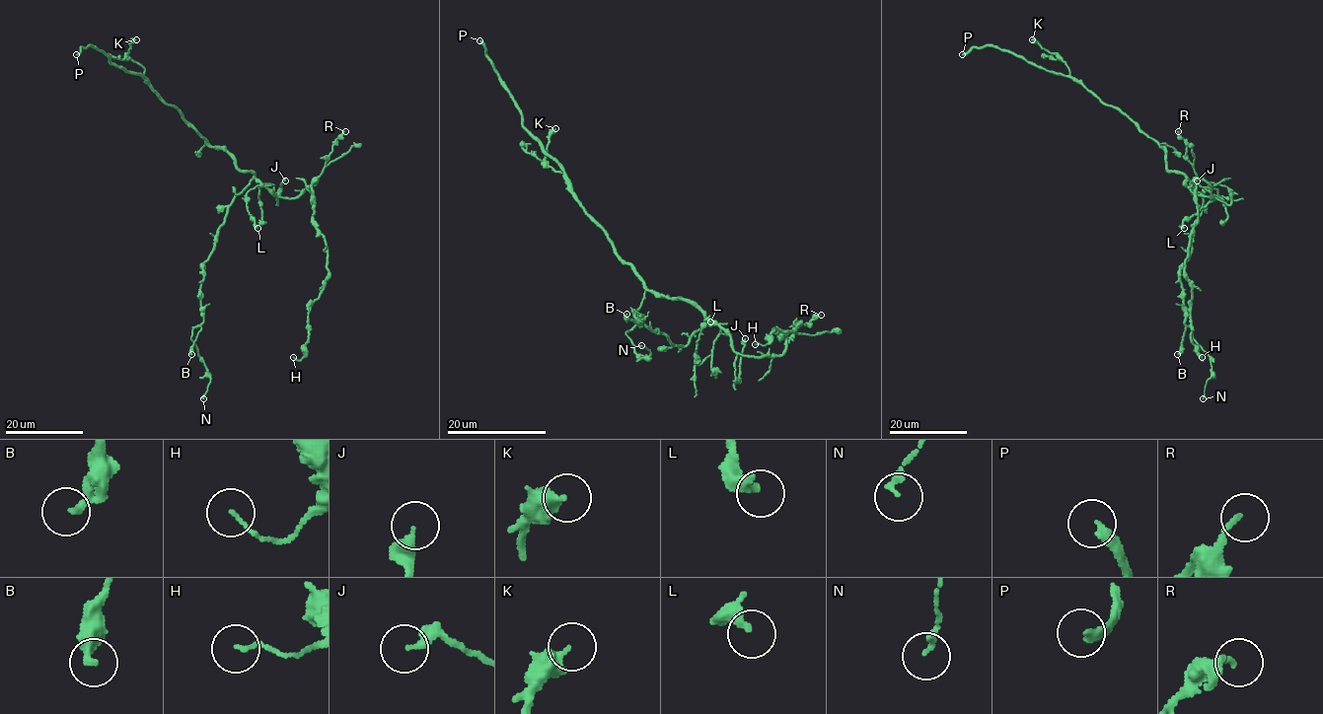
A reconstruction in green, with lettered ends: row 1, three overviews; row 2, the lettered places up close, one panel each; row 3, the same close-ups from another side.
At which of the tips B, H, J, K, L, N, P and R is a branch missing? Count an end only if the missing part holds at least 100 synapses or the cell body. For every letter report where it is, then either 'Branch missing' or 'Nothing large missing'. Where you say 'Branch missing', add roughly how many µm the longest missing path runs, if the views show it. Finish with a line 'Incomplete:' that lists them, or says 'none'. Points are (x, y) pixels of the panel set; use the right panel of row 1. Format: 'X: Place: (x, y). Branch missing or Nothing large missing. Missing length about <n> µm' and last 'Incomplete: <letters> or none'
B: Place: (1177, 354). Nothing large missing
H: Place: (1202, 357). Nothing large missing
J: Place: (1197, 180). Nothing large missing
K: Place: (1032, 39). Nothing large missing
L: Place: (1184, 228). Nothing large missing
N: Place: (1203, 398). Nothing large missing
P: Place: (962, 54). Branch missing. Missing length about 130 µm
R: Place: (1178, 131). Nothing large missing
Incomplete: P

